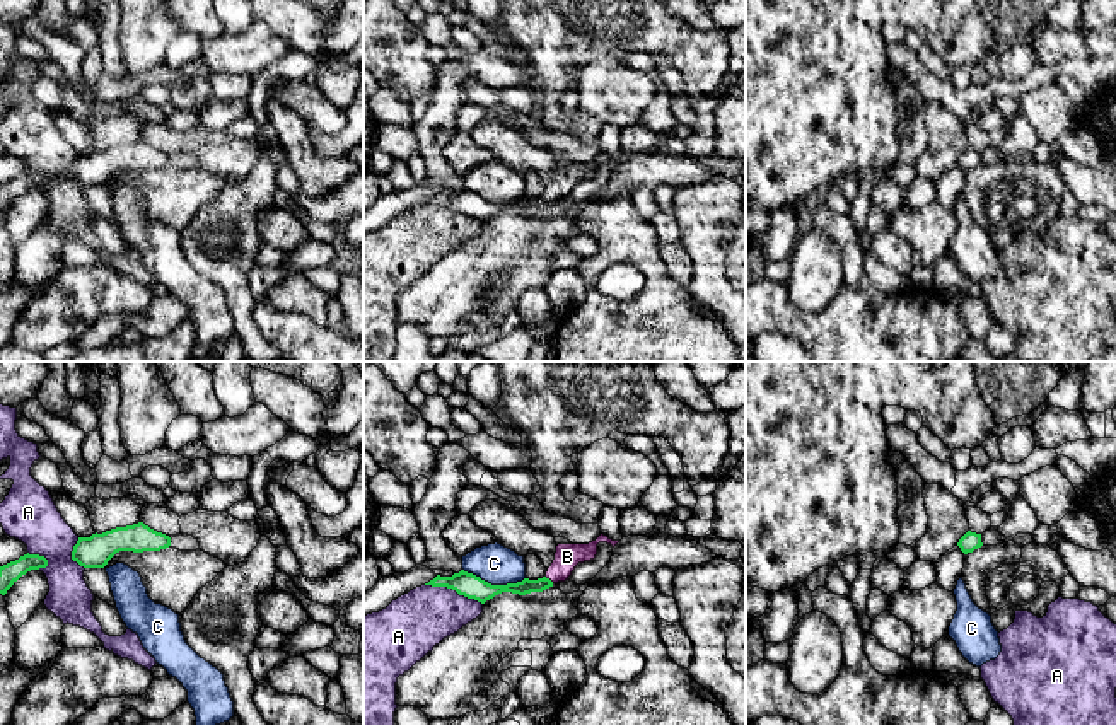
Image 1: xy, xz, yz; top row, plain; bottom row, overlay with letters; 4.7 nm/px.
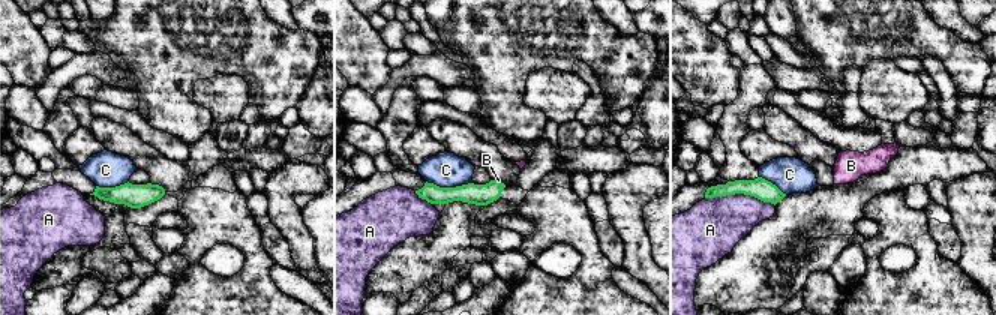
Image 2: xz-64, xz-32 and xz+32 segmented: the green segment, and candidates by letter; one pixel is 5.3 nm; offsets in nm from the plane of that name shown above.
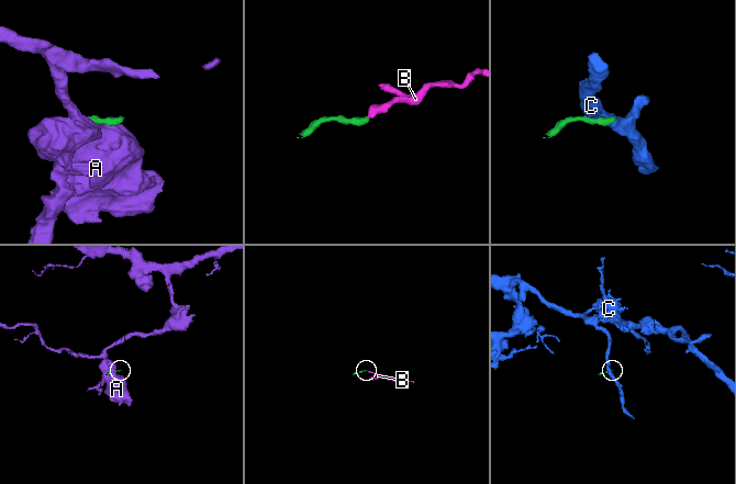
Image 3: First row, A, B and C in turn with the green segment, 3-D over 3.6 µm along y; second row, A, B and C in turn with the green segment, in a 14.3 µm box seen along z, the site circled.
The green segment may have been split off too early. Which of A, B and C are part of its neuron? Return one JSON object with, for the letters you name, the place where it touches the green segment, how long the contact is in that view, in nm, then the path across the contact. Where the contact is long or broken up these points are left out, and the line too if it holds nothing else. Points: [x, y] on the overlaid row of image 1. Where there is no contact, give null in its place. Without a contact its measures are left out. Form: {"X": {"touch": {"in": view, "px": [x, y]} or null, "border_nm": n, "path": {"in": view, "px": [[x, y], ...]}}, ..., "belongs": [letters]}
{"B": {"touch": {"in": "xz", "px": [548, 579]}, "border_nm": 50, "path": {"in": "xz", "px": [[526, 585], [540, 585], [548, 579], [567, 556]]}}, "belongs": ["B"]}

